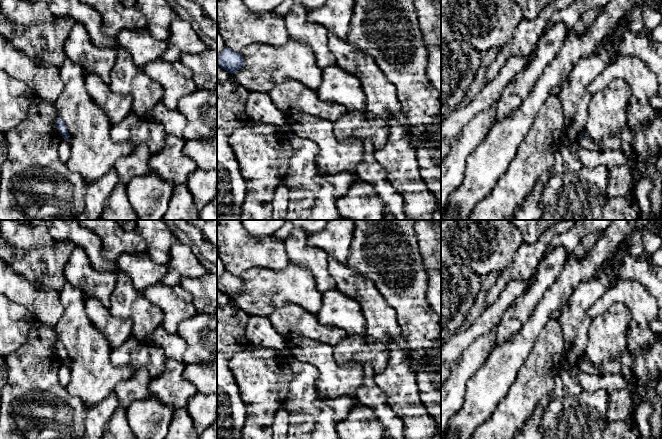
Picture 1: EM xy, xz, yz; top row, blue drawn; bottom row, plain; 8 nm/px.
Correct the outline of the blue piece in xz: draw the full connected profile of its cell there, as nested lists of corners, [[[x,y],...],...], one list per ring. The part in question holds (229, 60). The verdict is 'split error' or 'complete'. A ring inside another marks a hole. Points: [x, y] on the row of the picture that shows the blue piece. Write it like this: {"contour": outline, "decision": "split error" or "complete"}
{"contour": [[[227,46],[224,47],[219,55],[217,55],[217,65],[230,74],[233,74],[240,69],[243,64],[244,59],[241,54],[231,50]]], "decision": "complete"}

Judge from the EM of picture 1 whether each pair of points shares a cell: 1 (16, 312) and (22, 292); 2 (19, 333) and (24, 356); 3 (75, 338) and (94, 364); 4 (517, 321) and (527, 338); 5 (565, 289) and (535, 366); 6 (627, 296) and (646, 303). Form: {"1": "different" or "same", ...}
{"1": "different", "2": "different", "3": "same", "4": "different", "5": "different", "6": "same"}

